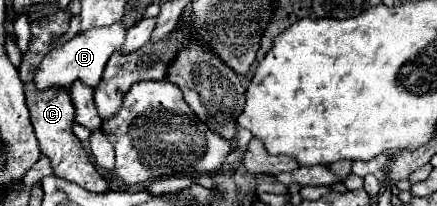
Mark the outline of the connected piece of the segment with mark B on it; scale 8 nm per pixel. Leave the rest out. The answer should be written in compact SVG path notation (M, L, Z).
M117 21L109 27L91 27L87 31L81 31L77 33L73 39L57 45L39 65L37 73L35 73L35 85L37 89L47 89L51 85L57 85L57 87L71 87L71 83L75 79L81 79L85 81L87 85L95 87L99 81L101 81L101 75L103 75L103 69L105 69L105 63L107 59L119 51L125 43L125 35L127 35L127 27Z

